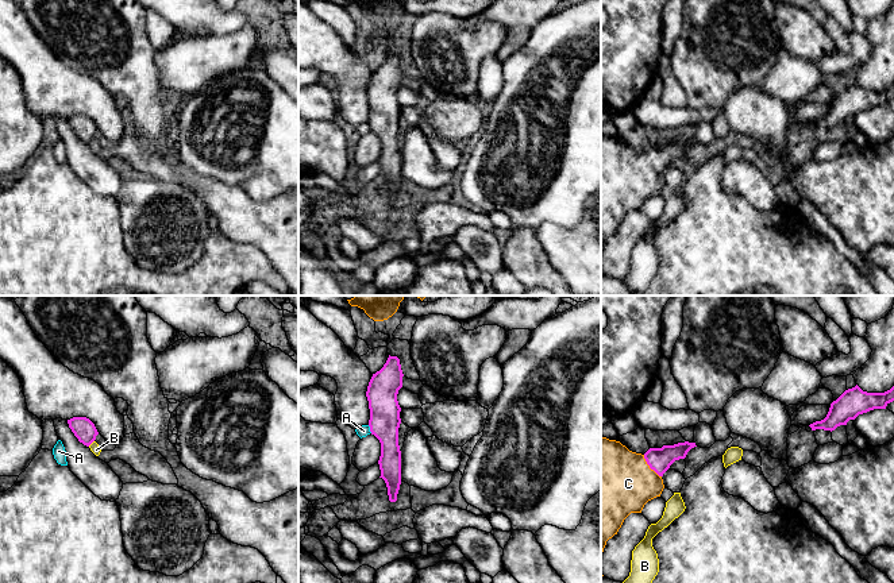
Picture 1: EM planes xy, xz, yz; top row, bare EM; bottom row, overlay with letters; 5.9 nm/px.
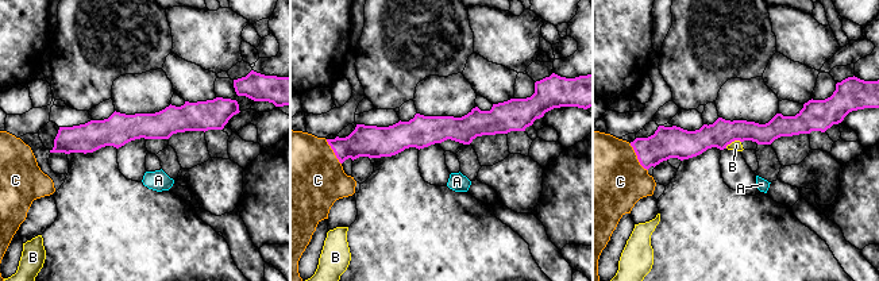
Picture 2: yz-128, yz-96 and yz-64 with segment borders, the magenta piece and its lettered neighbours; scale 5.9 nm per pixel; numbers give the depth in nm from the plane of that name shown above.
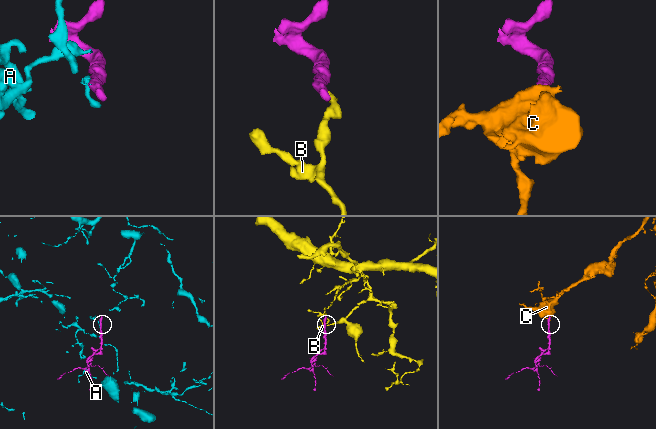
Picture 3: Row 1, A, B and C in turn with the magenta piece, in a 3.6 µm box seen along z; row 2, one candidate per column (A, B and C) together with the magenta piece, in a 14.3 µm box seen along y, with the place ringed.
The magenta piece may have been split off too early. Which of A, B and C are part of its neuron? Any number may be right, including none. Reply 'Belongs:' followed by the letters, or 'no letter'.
Belongs: C

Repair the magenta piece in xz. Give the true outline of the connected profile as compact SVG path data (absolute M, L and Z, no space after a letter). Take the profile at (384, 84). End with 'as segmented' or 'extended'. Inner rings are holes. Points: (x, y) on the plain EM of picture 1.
M389 53L384 65L373 72L366 89L370 130L381 140L379 175L386 181L390 200L397 198L401 182L401 148L398 143L401 105L397 92L402 85L402 74L400 57Z; as segmented

